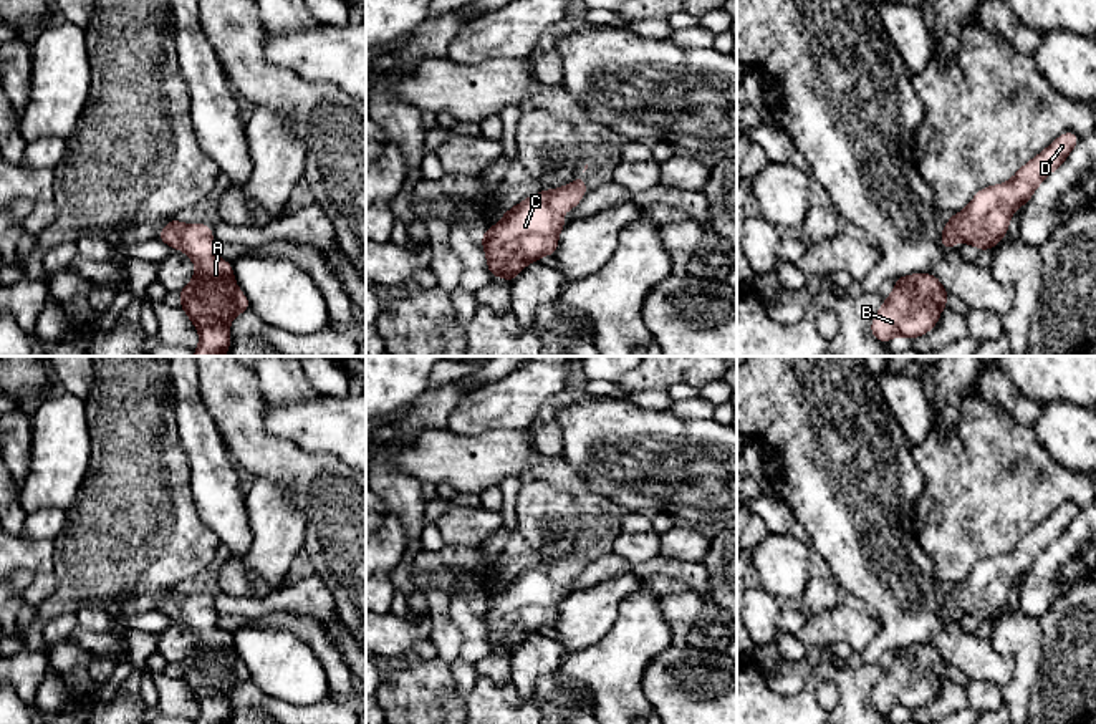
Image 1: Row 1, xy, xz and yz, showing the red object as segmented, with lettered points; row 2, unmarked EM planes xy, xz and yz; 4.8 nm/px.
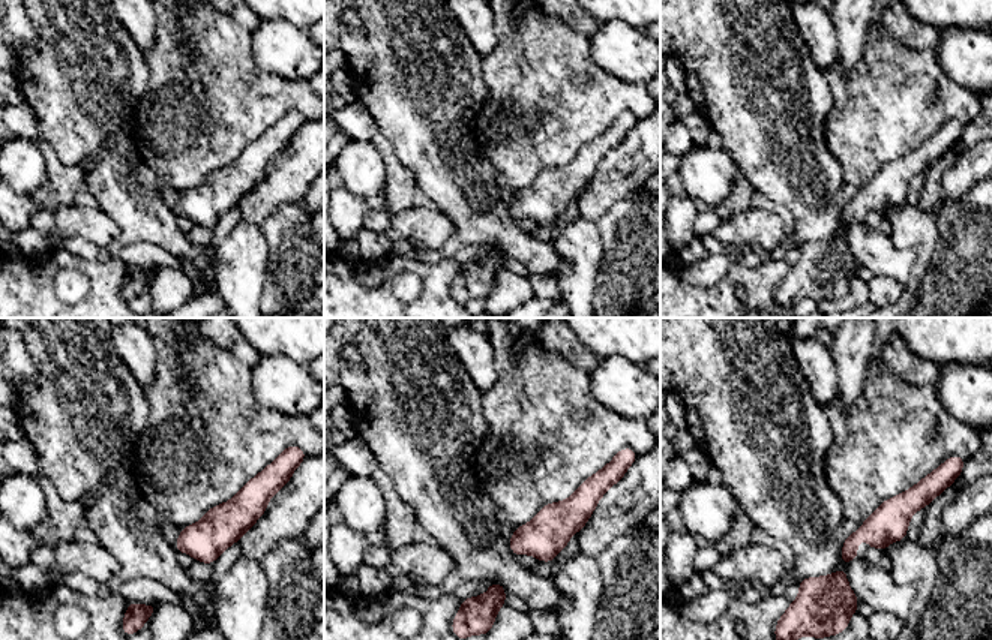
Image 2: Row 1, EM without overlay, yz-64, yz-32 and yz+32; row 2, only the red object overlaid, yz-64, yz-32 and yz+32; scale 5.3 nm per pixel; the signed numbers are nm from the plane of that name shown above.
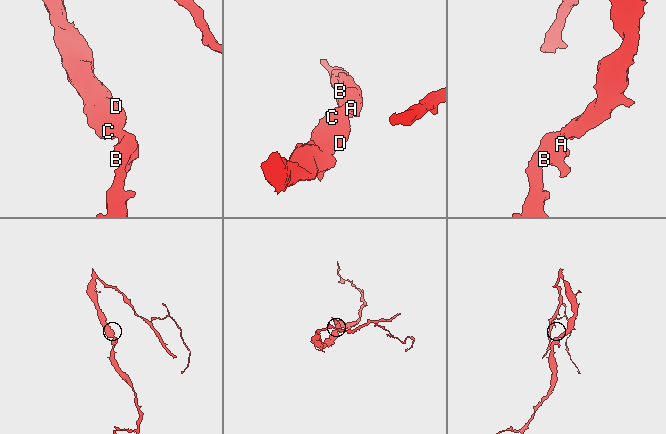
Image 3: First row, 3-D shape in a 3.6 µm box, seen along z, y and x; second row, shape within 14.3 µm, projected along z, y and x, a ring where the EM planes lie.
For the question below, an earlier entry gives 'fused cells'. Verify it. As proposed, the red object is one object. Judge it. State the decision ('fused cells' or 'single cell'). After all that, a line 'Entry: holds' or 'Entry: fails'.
single cell
Entry: fails

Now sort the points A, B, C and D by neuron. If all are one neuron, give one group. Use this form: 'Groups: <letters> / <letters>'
Groups: A B C D

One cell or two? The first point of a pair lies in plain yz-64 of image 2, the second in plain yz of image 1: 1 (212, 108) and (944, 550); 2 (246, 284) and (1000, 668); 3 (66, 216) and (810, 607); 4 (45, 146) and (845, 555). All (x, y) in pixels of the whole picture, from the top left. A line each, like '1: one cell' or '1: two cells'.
1: one cell
2: two cells
3: two cells
4: two cells

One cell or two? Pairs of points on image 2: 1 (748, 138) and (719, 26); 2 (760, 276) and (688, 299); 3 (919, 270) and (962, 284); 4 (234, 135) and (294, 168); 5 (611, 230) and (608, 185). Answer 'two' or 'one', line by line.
1: one
2: one
3: two
4: two
5: two

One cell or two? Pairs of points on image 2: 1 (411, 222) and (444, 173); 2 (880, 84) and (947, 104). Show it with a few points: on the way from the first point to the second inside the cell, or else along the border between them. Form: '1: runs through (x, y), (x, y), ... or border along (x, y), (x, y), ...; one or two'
1: border along (437, 207), (453, 227), (453, 234), (446, 242); two
2: runs through (896, 98), (916, 98), (928, 110), (931, 107); one

